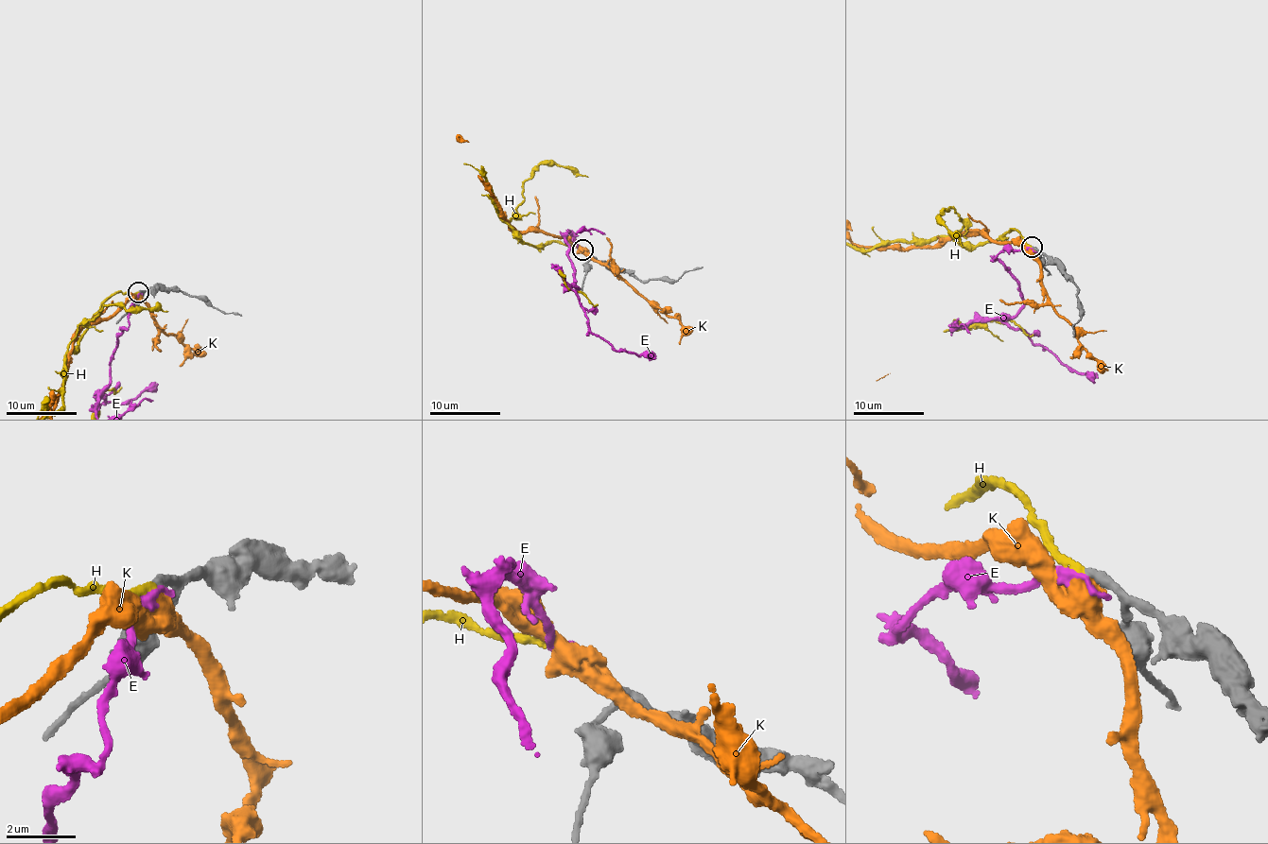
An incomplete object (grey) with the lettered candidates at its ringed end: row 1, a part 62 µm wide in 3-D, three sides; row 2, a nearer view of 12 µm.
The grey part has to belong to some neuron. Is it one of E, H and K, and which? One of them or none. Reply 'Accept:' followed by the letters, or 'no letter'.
Accept: H

